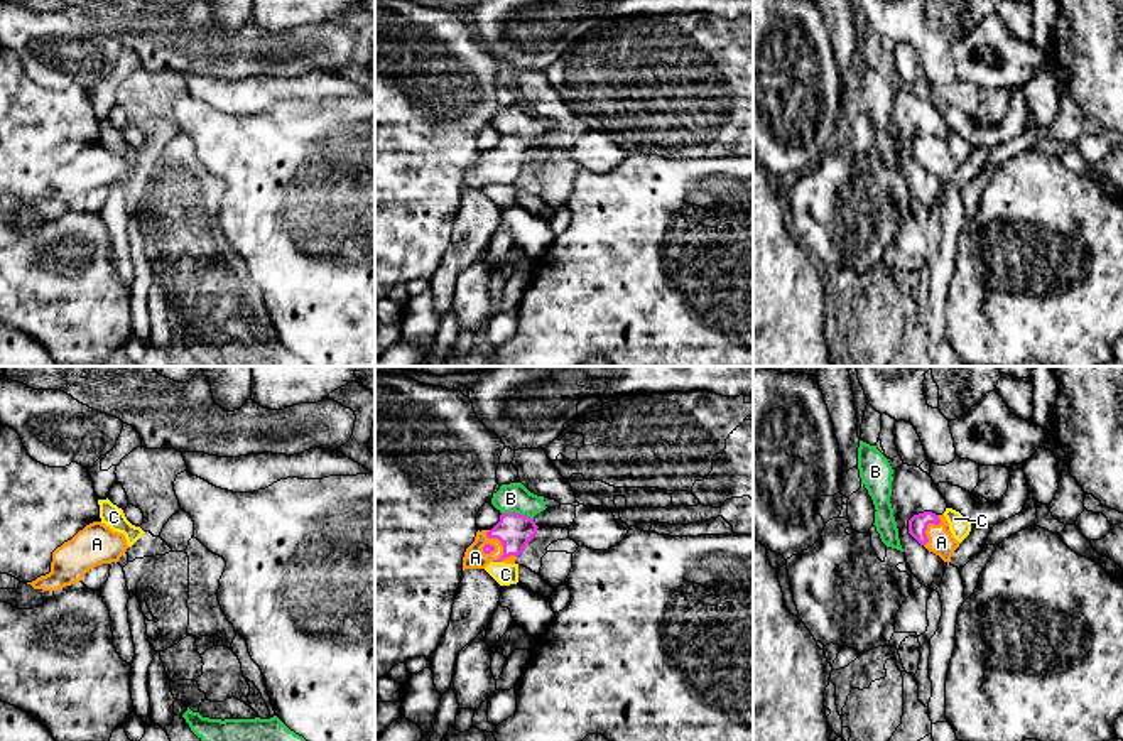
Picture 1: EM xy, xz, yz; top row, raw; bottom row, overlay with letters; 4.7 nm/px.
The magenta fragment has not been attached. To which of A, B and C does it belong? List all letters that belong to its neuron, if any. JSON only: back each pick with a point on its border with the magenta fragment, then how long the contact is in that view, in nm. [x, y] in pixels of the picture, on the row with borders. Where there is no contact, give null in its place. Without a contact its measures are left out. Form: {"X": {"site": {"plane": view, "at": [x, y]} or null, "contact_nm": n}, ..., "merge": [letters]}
{"A": {"site": {"plane": "xz", "at": [504, 547]}, "contact_nm": 200}, "merge": ["A"]}

